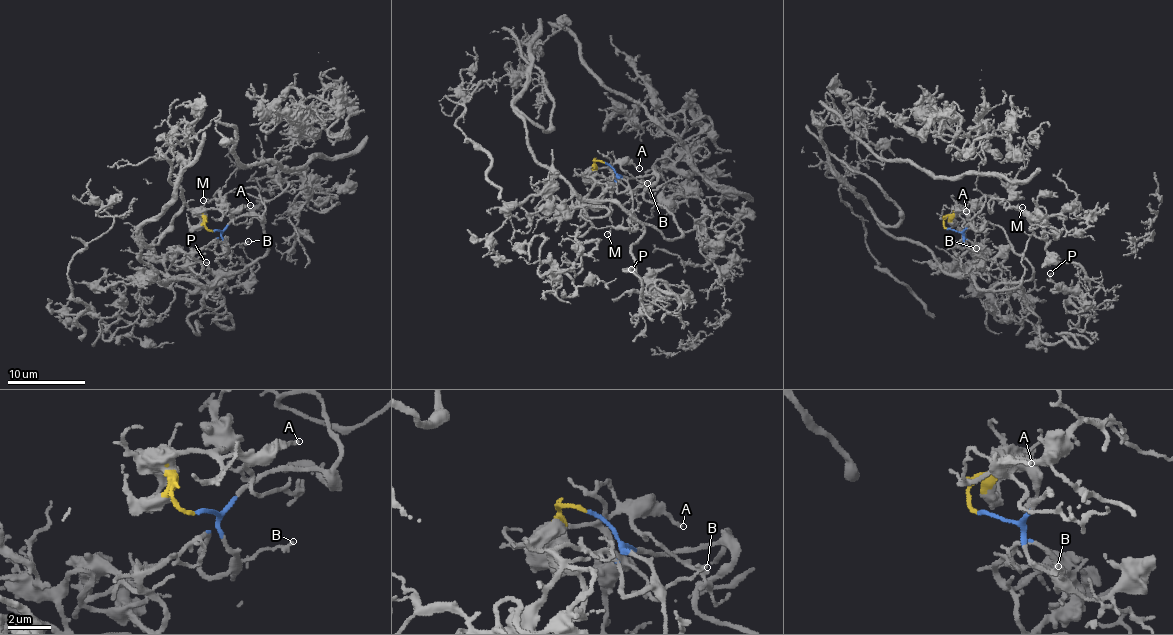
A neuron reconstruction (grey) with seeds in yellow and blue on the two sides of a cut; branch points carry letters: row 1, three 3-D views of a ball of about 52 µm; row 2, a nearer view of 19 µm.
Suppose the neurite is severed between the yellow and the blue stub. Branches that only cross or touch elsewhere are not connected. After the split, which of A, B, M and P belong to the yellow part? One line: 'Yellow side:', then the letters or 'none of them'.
Yellow side: A, M

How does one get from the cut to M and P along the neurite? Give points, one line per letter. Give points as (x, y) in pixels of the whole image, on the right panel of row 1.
M: (947, 228), (943, 219), (953, 209), (971, 210), (984, 196), (994, 196), (1012, 208), (1022, 208)
P: (947, 228), (982, 289), (1018, 287), (1044, 342), (1061, 343), (1082, 306), (1051, 273)

